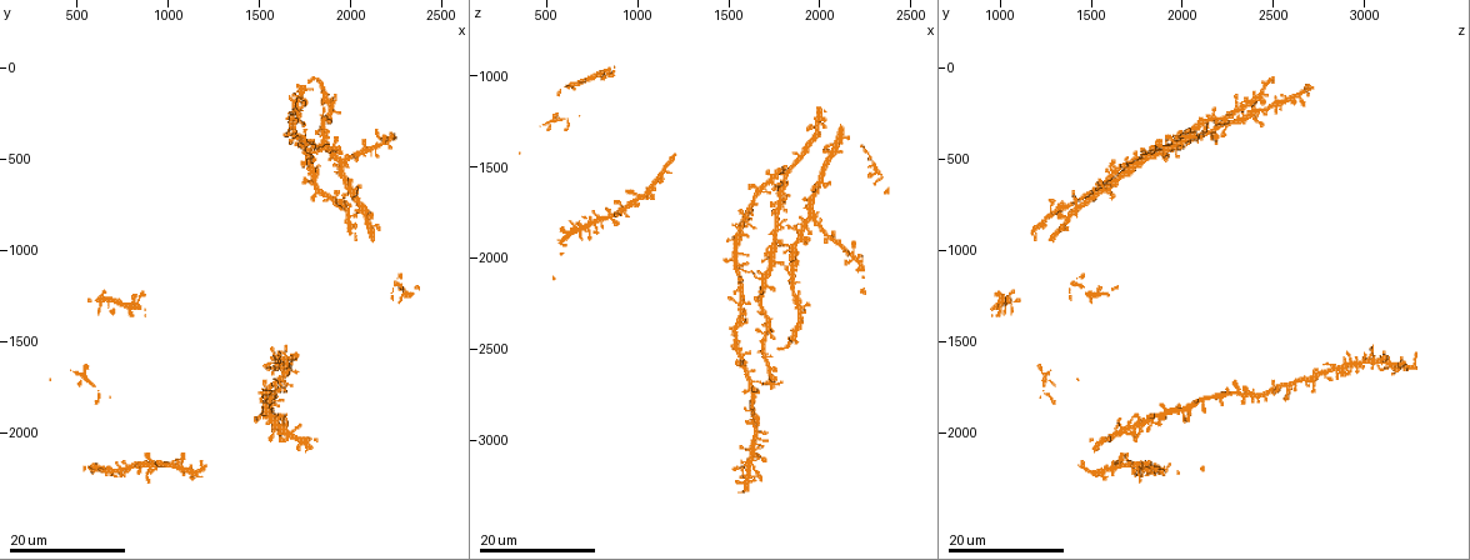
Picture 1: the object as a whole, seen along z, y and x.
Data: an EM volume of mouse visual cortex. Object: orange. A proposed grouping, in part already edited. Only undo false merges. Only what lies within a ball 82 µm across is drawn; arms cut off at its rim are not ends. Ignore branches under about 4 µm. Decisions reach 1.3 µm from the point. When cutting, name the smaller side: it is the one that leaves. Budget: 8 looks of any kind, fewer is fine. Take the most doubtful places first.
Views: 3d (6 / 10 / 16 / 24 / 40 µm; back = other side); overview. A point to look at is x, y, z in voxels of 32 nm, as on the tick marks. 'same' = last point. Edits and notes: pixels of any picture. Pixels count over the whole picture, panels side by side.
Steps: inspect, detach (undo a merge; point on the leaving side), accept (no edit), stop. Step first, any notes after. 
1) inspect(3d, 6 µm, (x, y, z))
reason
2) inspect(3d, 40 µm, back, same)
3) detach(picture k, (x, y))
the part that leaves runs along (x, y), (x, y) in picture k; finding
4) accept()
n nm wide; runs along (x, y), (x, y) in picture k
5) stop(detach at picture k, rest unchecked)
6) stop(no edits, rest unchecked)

inspect(3d, 24 µm, (1840, 440, 1940))
looks like a crossing

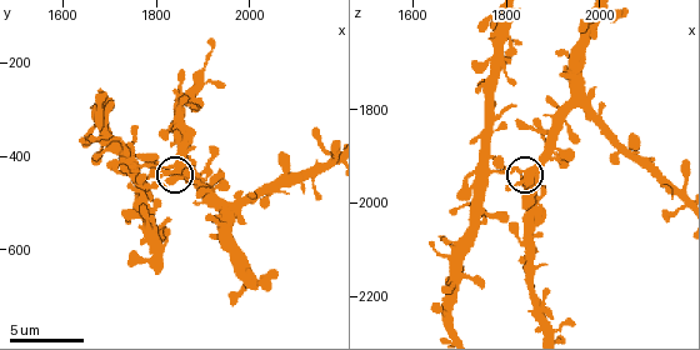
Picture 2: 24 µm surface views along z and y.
inspect(3d, 6 µm, (1835, 435, 1930))
closer look

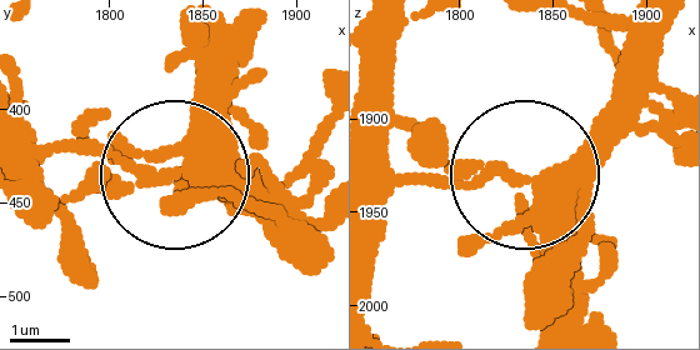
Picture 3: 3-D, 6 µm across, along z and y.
inspect(3d, 6 µm, back, (1838, 434, 1936))
from behind

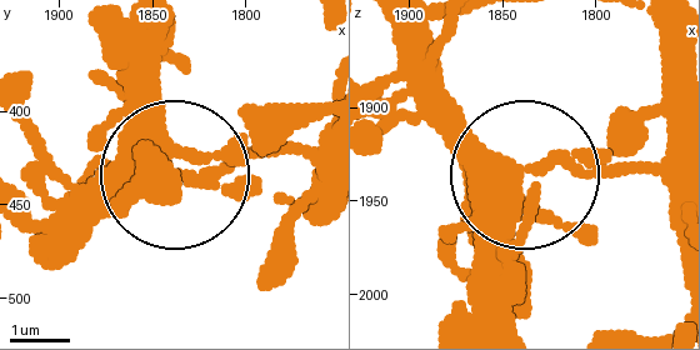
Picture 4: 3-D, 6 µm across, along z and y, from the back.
accept()
side arm 25 µm; all the same cell

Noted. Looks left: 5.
inspect(3d, 24 µm, (1840, 700, 1540))
a fork

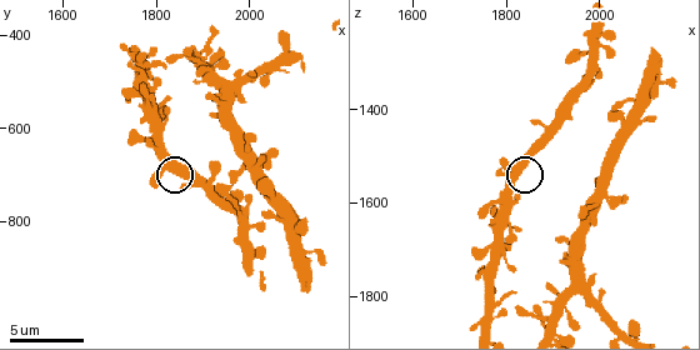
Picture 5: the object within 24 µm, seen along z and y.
inspect(3d, 10 µm, (1815, 685, 1520))
closer look

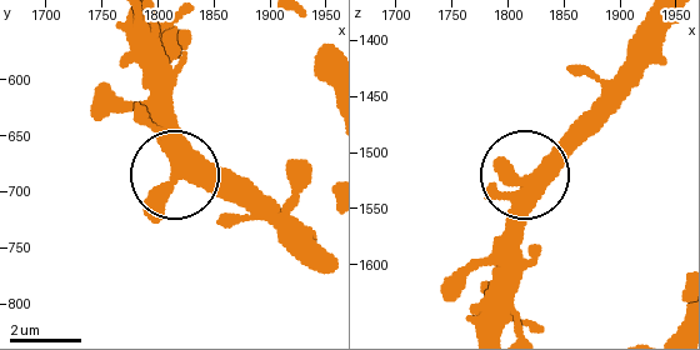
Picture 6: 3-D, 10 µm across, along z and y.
accept()
420 nm wide; runs along (133, 28), (175, 163), (238, 180) in picture 6; continuous, no second cell

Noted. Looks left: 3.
inspect(3d, 24 µm, (1660, 2020, 1620))
a fork

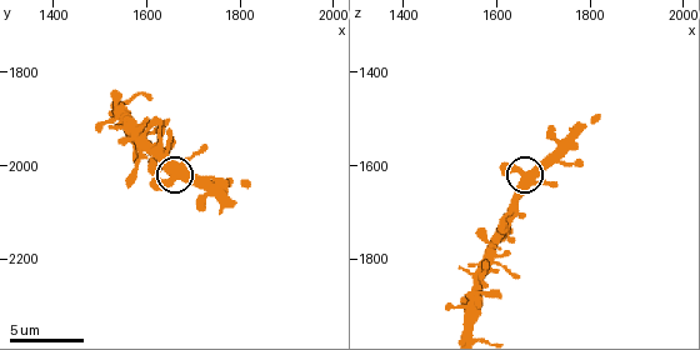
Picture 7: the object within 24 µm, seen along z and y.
inspect(3d, 10 µm, (1655, 2015, 1640))

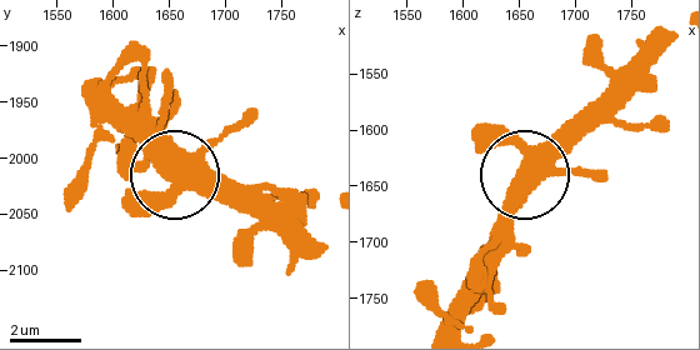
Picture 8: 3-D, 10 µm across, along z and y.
accept()
all the same cell

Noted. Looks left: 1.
inspect(3d, 6 µm, (1950, 505, 1785))
branch point

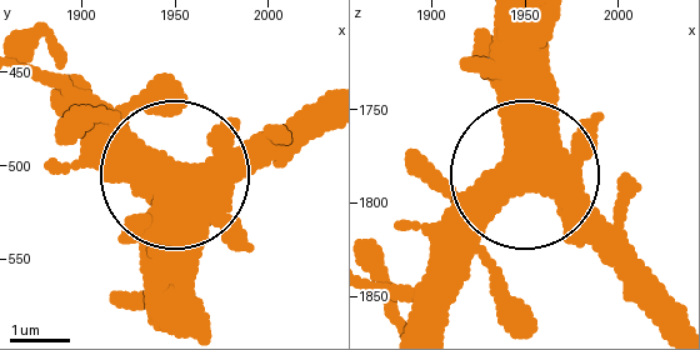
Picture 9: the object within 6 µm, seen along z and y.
accept()
side arm 18 µm; continuous, no second cell

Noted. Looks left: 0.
stop(no edits, rest unchecked)

